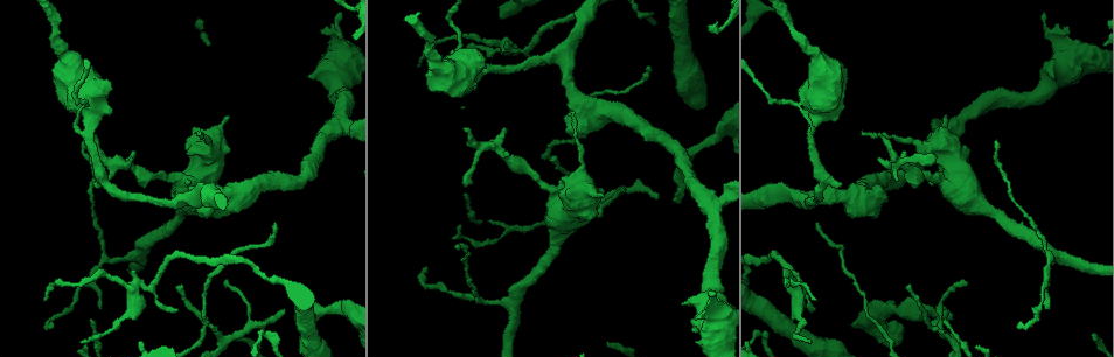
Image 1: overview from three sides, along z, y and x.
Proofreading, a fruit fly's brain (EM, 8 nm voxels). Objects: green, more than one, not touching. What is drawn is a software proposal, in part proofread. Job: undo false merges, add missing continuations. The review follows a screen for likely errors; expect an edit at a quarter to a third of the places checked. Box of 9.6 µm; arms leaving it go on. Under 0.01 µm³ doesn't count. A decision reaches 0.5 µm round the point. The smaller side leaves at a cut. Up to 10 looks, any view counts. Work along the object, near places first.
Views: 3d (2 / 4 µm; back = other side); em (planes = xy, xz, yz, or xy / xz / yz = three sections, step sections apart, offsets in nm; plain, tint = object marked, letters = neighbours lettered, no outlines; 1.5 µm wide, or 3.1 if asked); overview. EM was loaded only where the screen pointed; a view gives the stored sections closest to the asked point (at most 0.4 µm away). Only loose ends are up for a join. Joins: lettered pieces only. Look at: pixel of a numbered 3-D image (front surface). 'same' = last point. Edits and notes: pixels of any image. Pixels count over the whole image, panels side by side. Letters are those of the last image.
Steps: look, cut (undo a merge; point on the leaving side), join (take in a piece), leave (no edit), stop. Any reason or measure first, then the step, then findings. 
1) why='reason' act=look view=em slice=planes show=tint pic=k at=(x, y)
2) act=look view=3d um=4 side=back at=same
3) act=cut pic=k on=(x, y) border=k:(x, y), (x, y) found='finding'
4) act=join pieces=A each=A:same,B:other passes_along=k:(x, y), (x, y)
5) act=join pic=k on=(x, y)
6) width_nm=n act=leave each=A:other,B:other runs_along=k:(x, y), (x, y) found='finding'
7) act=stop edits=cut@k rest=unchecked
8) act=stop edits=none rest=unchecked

why='an open end' act=look view=em slice=planes show=tint pic=1 at=(1065, 29)

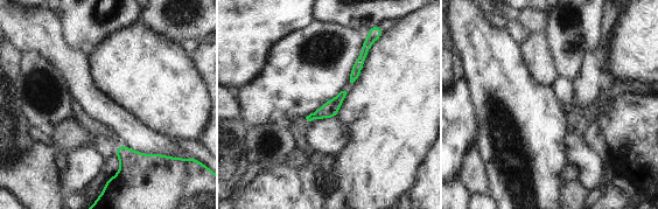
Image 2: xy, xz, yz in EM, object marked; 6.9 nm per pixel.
act=look view=em slice=planes show=letters at=same

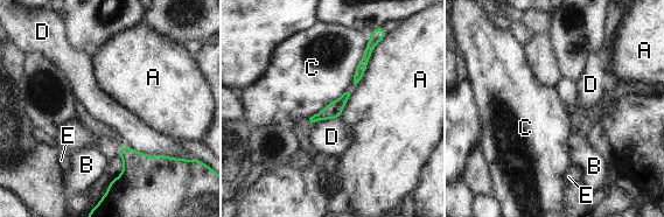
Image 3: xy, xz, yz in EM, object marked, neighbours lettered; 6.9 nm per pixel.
act=leave each=A:other,B:other,C:other,D:other,E:other border=3:(367, 43), (350, 83) found='no lettered piece goes on from it'

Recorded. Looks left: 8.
why='branch stops here' act=look view=em slice=planes show=letters pic=1 at=(89, 157)

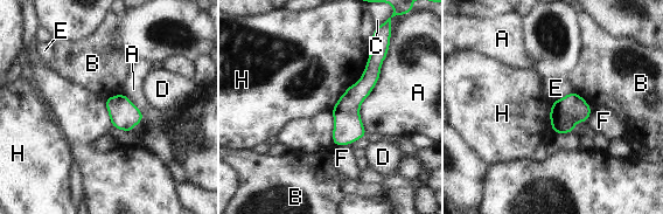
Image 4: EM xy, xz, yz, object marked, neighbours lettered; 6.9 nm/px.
width_nm=190 longest_contact=A:600nm act=leave each=A:other,B:other,C:other,D:other,E:other,F:other,H:other found='no lettered piece goes on from it'

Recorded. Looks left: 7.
why='thick turns thin' act=look view=em slice=planes show=tint pic=1 at=(135, 289)

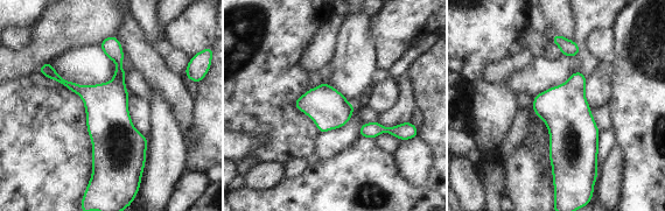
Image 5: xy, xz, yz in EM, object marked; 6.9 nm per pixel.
act=look view=em slice=planes show=letters at=same

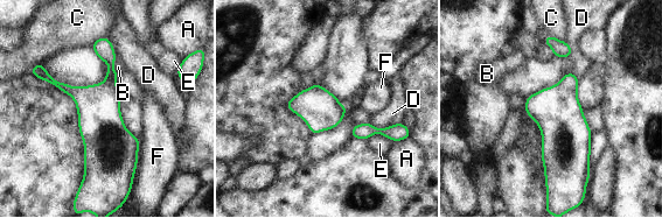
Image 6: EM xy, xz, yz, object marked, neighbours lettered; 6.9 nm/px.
width_nm=280 act=leave each=A:other,B:other,C:other,D:other,E:other,F:other border=6:(115, 54), (113, 69), (119, 74) found='continuous, no second neuron'

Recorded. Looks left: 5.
why='branch stops here' act=look view=3d um=4 pic=1 at=(93, 187)

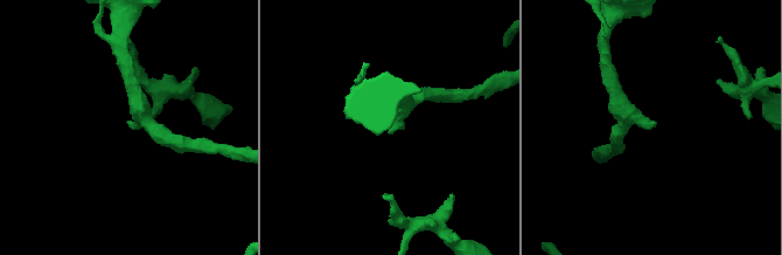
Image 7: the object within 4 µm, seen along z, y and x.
act=look view=em slice=xz step=8 show=letters pic=7 at=(391, 131)

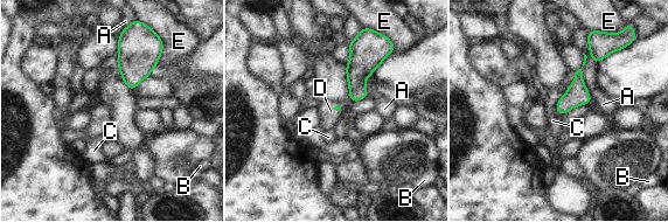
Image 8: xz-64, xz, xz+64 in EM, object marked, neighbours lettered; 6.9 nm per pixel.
act=look view=em slice=yz step=4 show=letters at=same

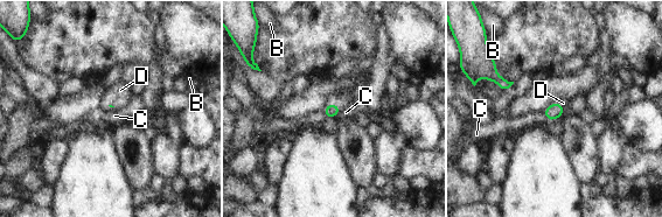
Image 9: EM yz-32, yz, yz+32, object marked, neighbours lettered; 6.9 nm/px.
act=join pieces=D each=B:other,C:other,D:same passes_along=9:(330, 111), (336, 105), (342, 99) found='it goes on there'

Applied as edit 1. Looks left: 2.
act=stop edits=join@9 rest=unchecked

